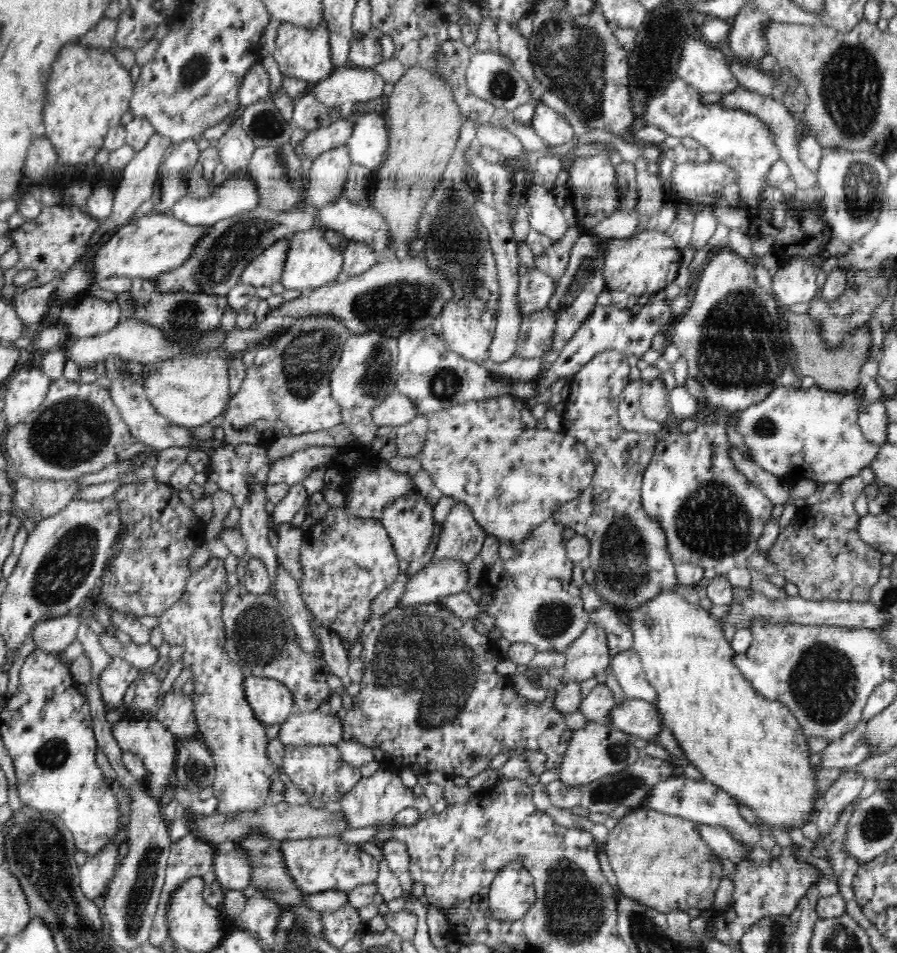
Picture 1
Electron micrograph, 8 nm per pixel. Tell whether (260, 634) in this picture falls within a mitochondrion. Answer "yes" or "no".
yes

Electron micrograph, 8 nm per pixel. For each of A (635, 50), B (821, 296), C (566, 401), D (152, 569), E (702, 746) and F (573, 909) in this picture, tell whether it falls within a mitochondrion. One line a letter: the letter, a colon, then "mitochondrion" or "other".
A: other
B: other
C: other
D: other
E: other
F: mitochondrion

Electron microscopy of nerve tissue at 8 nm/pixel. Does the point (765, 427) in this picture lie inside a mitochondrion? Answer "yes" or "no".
yes

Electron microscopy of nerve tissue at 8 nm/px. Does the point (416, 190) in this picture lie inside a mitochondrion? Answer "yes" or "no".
no

